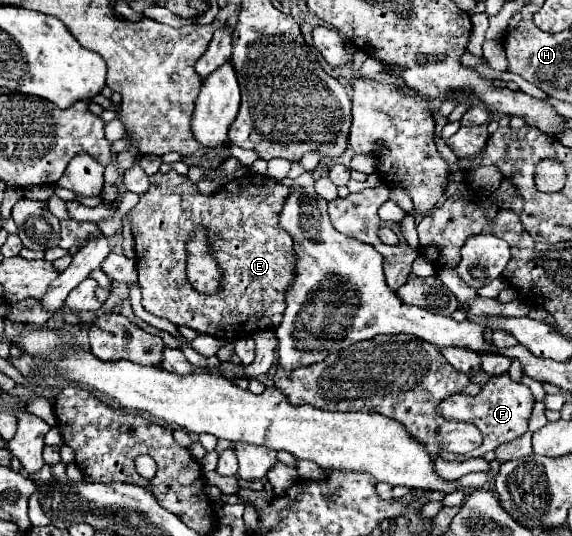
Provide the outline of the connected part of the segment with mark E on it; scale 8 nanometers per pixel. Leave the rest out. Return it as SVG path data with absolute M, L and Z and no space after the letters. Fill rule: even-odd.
M172 169L166 173L158 171L150 177L150 187L146 193L140 195L138 205L128 211L128 221L134 235L138 281L142 287L142 307L148 313L164 317L178 327L184 325L196 329L198 333L208 333L220 339L238 339L252 335L252 331L276 329L280 325L286 307L286 293L296 277L294 243L290 235L278 225L280 207L284 205L284 199L288 197L290 189L258 173L232 179L220 189L222 191L216 191L212 195L200 195L196 183L192 183L188 177L182 177ZM198 227L208 229L210 253L222 269L222 285L216 295L198 293L186 275L186 245L194 237ZM214 243L220 243L220 249L216 249Z

